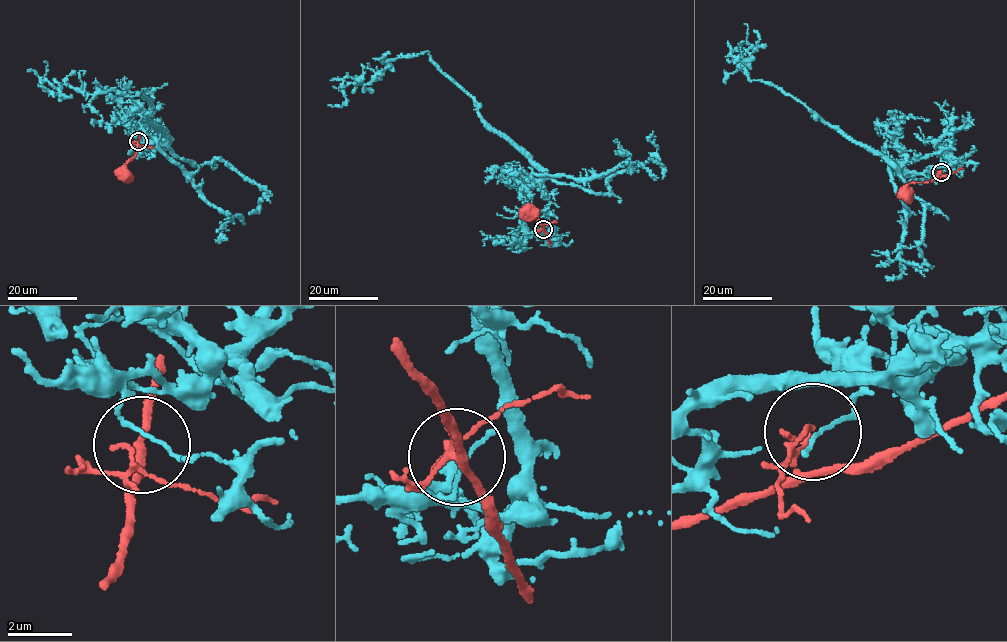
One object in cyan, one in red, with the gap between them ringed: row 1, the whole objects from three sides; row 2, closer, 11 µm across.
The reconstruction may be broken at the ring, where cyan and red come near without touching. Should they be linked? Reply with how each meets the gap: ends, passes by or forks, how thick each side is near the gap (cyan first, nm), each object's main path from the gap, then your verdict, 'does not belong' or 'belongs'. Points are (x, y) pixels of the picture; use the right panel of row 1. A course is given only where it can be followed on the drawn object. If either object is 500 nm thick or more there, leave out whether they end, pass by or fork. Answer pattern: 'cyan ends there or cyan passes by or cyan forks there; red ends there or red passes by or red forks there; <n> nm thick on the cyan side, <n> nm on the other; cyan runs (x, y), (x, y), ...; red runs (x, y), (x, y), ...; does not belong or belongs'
cyan ends there; red forks there; 120 nm thick on the cyan side, 110 nm on the other; cyan runs (941, 172), (952, 169), (898, 171), (748, 79), (740, 49), (758, 43), (754, 30); red runs (940, 172), (930, 181), (912, 181), (905, 187), (904, 193); belongs

